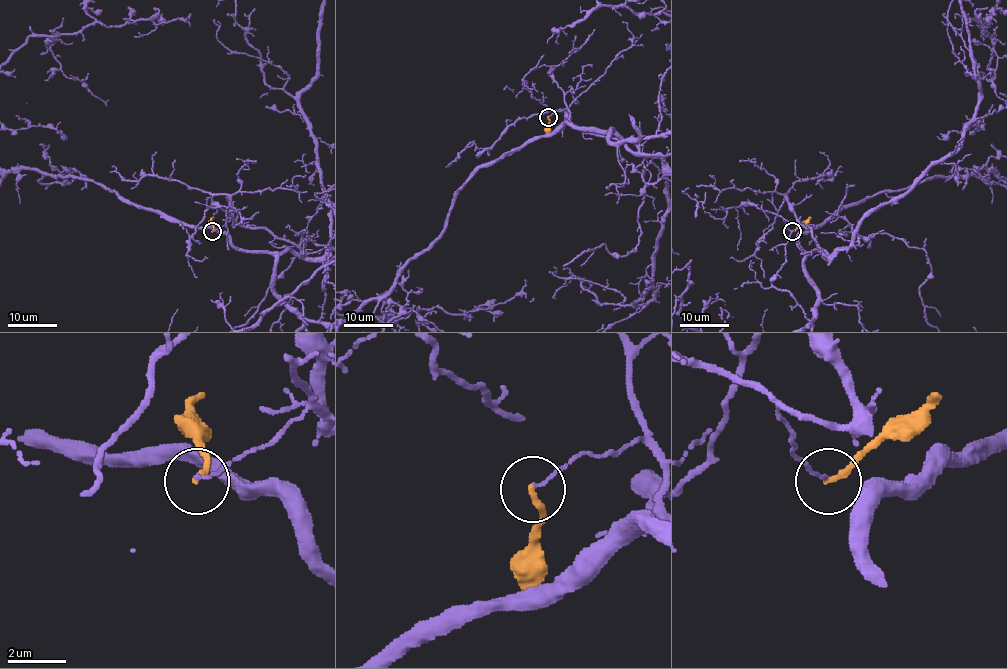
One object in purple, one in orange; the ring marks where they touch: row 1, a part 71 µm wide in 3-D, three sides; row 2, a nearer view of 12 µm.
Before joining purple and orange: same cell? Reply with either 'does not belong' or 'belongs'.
does not belong

